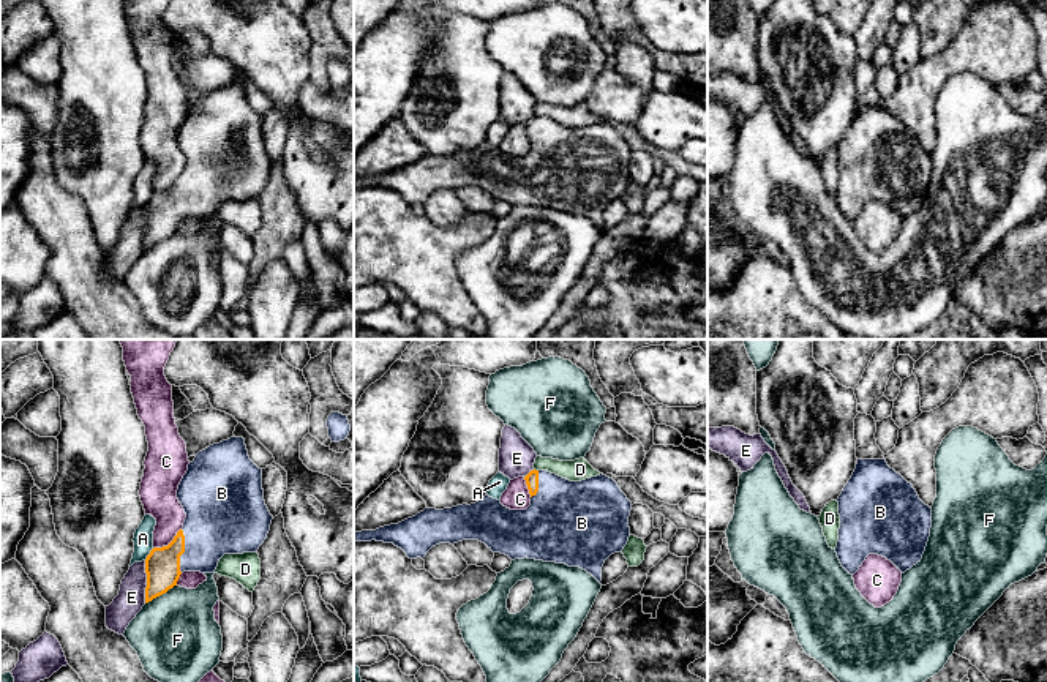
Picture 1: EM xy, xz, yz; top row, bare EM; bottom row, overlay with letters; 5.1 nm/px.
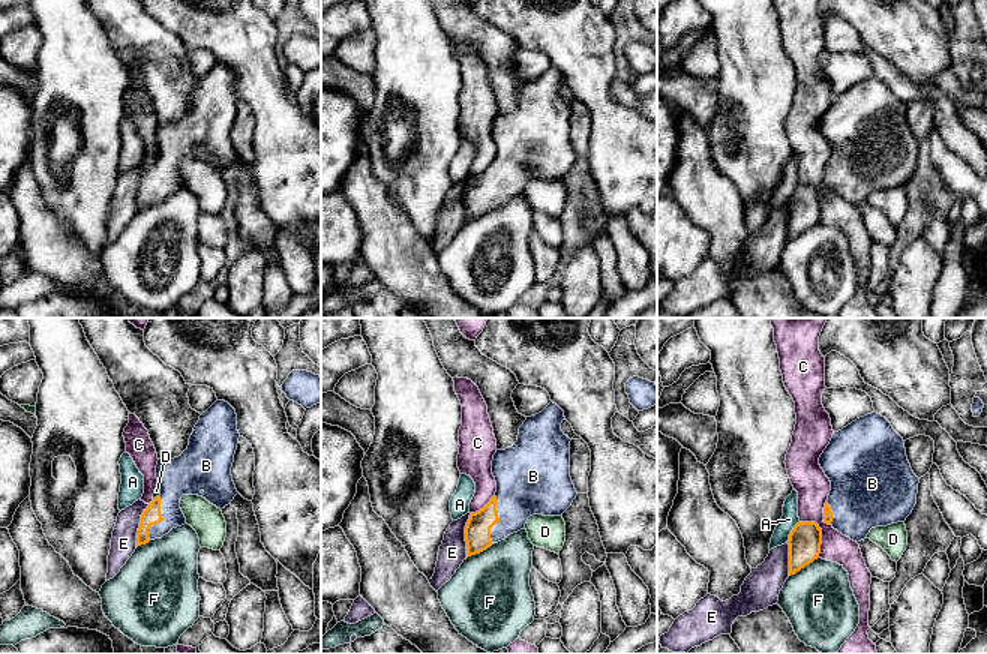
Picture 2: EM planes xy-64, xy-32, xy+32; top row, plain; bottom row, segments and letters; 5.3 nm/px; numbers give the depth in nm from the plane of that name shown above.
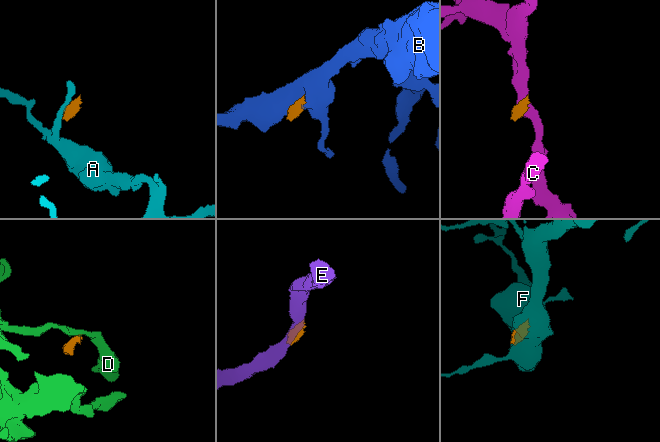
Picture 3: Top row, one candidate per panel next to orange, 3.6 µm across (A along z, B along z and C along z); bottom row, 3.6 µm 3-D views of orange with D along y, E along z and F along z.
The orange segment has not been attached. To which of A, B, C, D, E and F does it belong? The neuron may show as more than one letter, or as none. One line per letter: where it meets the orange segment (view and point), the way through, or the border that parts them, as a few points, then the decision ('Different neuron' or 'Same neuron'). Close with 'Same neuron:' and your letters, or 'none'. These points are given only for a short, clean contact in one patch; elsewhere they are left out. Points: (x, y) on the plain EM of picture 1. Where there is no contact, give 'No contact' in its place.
A: Touches orange at xy (149, 201). Boundary: xy (153, 194), (144, 206). Different neuron
B: Touches orange at xy (183, 198). Same neuron
C: Touches orange at xy (169, 190). Boundary: xy (180, 174), (166, 191), (153, 194). Different neuron
D: Touches orange at xz (534, 116). Boundary: xz (534, 114), (537, 117). Different neuron
E: Touches orange at xy (147, 228). Different neuron
F: Touches orange at xy (160, 240). Different neuron
Same neuron: B

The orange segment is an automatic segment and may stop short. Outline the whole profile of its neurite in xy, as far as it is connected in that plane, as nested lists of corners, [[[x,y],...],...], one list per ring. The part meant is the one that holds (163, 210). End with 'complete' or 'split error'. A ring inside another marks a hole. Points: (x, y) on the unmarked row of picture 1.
[[[234,82],[199,98],[188,111],[177,145],[186,164],[174,186],[153,194],[145,205],[145,249],[177,232],[183,218],[215,219],[224,200],[257,199],[273,166],[264,147],[262,115],[250,106],[243,84]]]; split error

